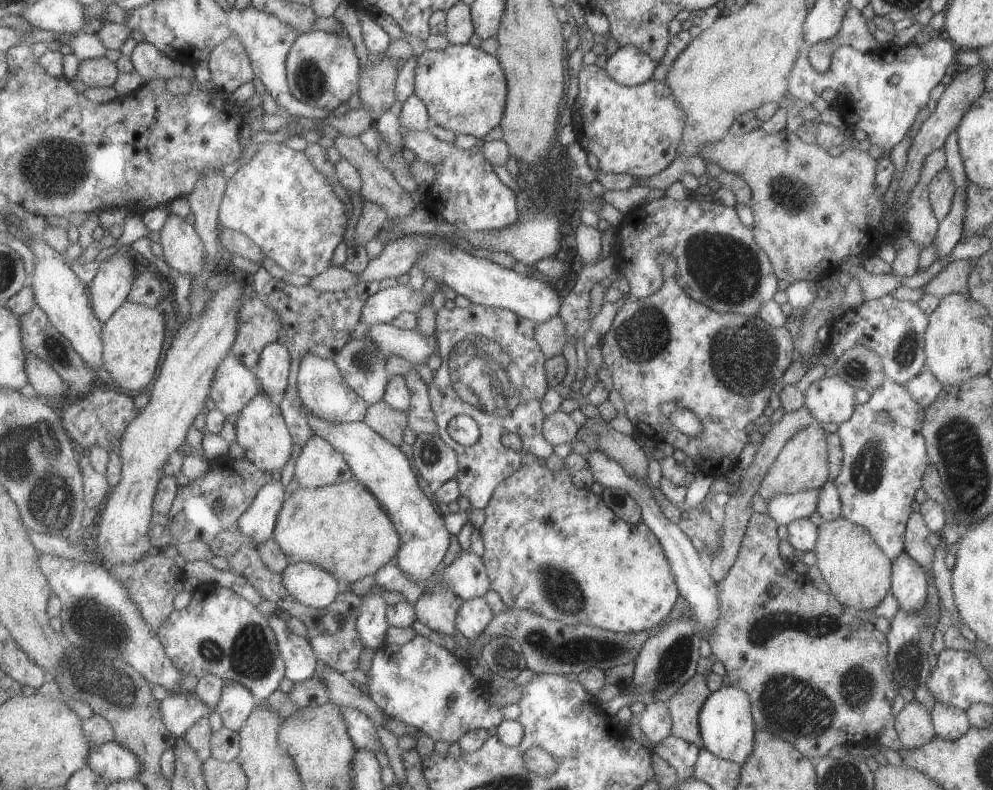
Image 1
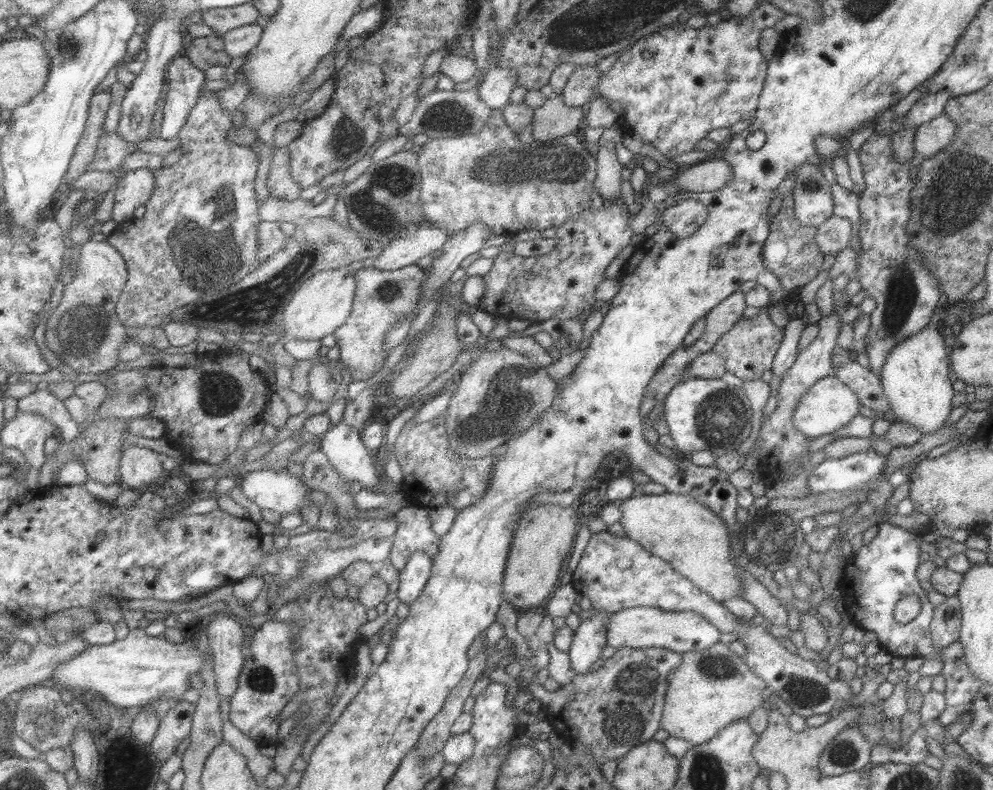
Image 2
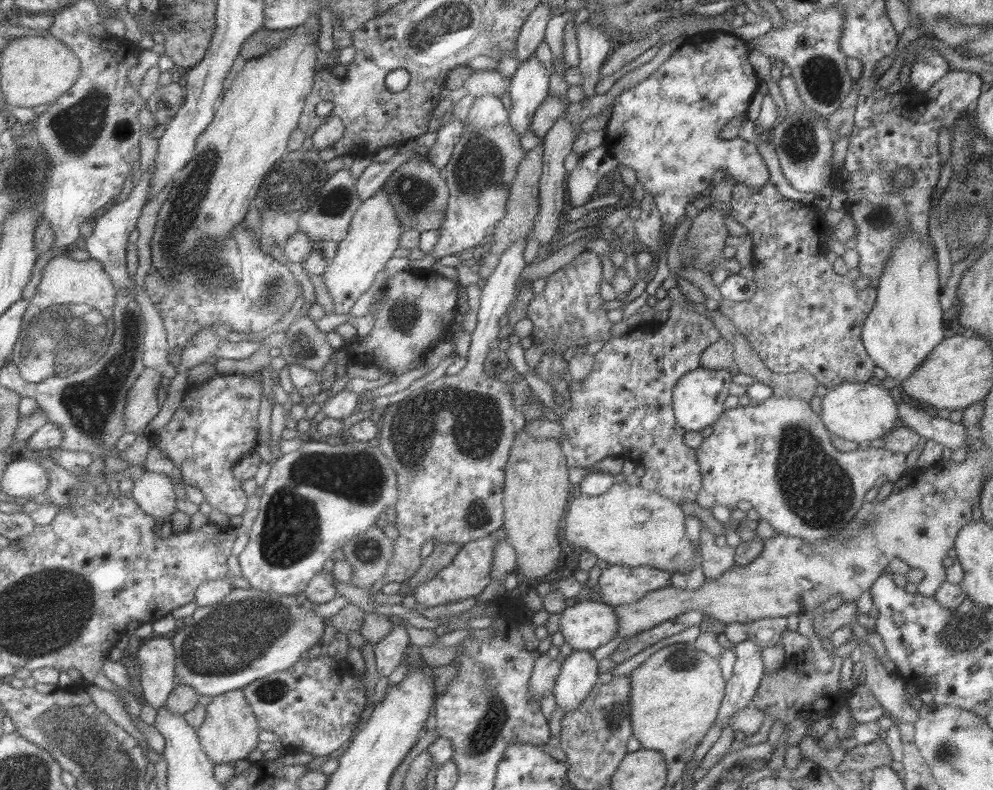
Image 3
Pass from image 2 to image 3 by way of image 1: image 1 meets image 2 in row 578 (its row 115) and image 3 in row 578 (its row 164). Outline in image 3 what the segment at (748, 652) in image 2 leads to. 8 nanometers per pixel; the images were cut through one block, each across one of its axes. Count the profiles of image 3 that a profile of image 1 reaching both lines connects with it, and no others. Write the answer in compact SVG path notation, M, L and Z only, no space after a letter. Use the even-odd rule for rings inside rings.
M609 565L601 568L601 573L597 582L601 602L611 608L621 606L621 604L635 603L645 596L647 592L653 592L659 588L670 585L671 573L658 570L652 567L625 567L623 565Z

